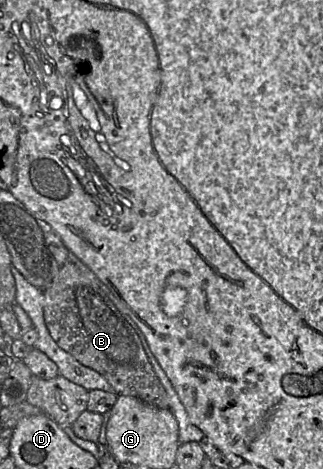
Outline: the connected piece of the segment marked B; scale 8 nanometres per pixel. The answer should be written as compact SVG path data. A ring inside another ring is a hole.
M70 254L52 283L44 290L43 317L56 344L82 365L101 374L117 395L127 395L161 409L169 409L168 396L153 371L131 318L98 291L98 278Z

